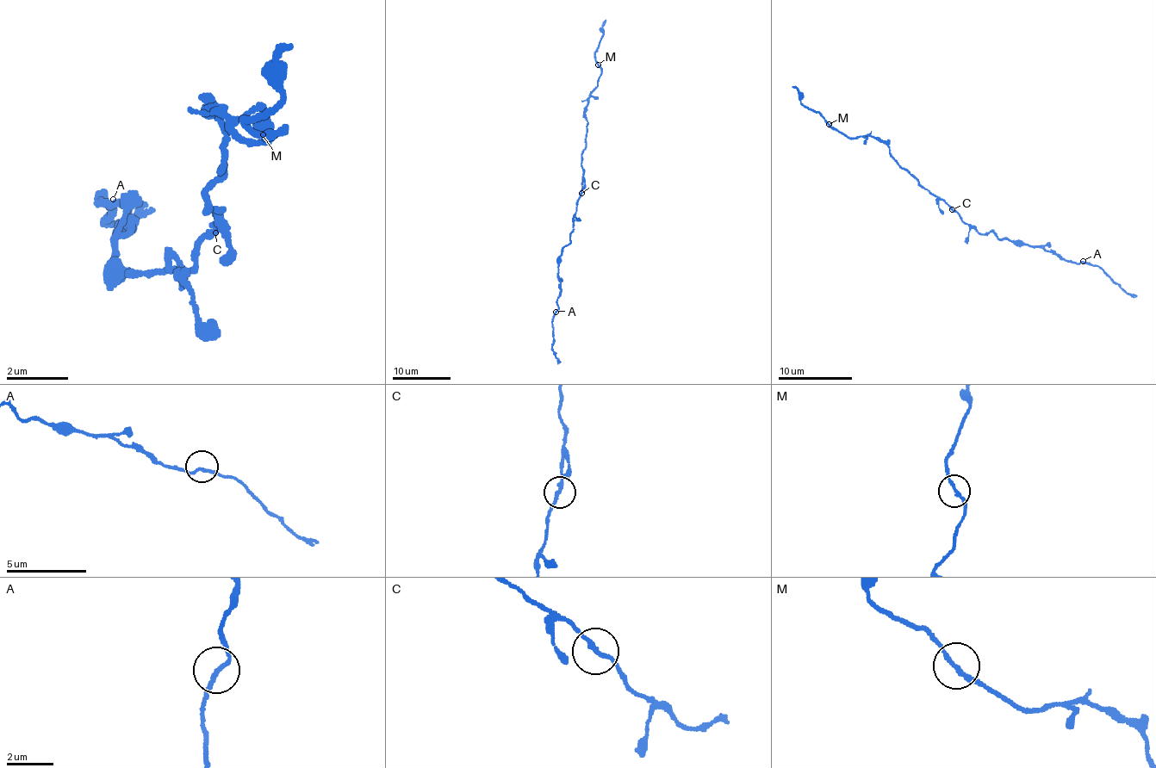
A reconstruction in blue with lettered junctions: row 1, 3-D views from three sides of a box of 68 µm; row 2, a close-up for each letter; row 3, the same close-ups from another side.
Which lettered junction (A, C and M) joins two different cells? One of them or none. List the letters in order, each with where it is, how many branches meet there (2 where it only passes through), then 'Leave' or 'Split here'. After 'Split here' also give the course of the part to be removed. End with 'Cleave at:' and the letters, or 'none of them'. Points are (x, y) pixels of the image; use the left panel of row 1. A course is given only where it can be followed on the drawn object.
A: Place: (113, 199). Branches: 2. Leave
C: Place: (215, 232). Branches: 2. Leave
M: Place: (263, 134). Branches: 2. Leave
Cleave at: none of them

